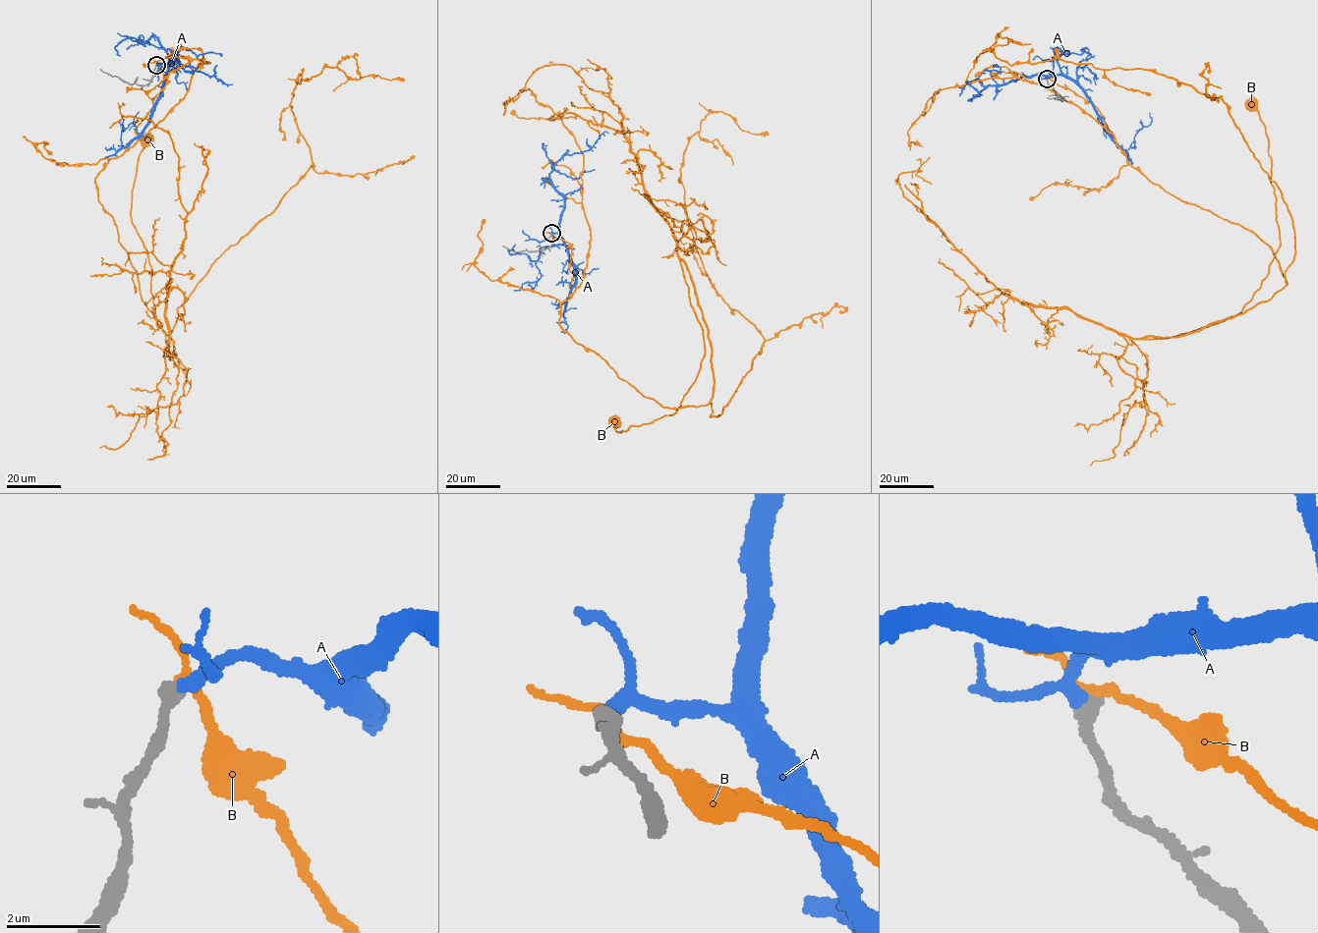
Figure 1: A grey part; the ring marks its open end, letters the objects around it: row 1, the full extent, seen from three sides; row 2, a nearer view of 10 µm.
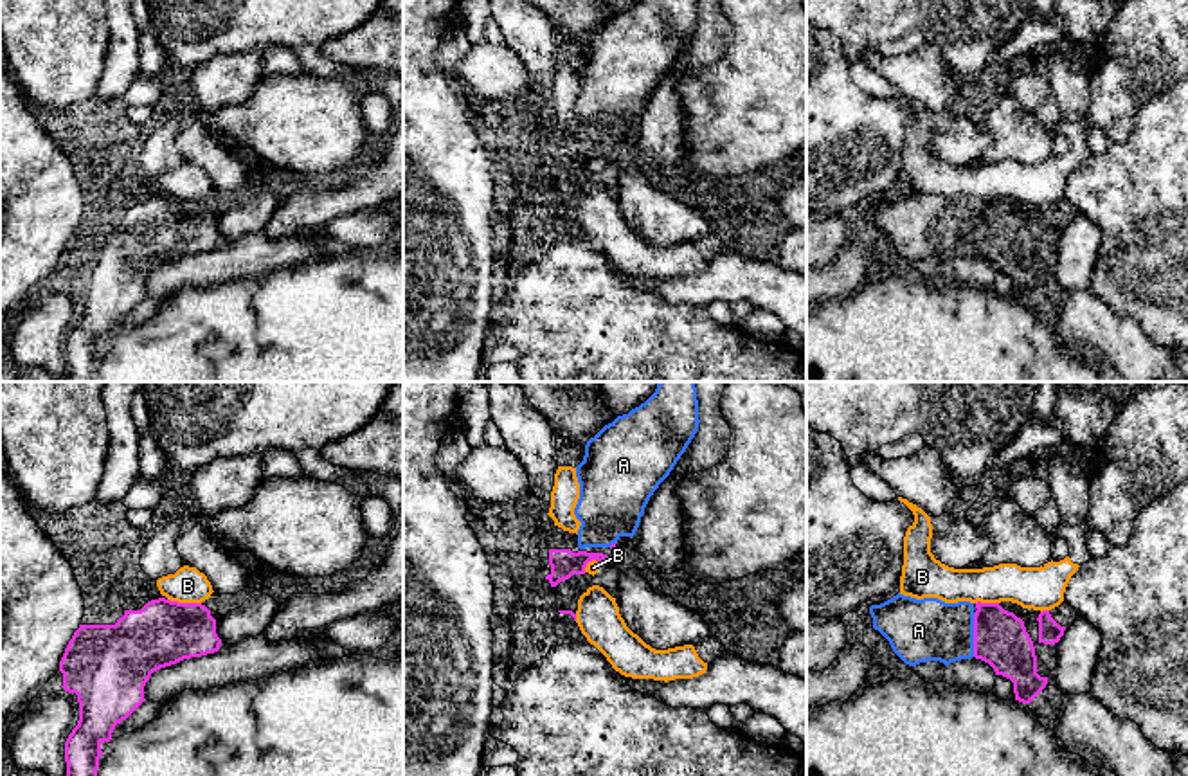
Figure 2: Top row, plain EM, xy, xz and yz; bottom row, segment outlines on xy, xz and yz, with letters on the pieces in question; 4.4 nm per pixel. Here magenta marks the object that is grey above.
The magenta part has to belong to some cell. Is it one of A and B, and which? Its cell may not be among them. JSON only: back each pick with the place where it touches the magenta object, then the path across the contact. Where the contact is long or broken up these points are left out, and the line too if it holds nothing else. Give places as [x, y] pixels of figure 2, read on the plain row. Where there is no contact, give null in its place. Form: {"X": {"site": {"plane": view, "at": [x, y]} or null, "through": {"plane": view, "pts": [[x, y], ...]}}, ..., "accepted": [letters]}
{"A": {"site": {"plane": "yz", "at": [974, 231]}, "through": {"plane": "yz", "pts": [[999, 234], [974, 231], [918, 227]]}}, "accepted": ["A"]}

